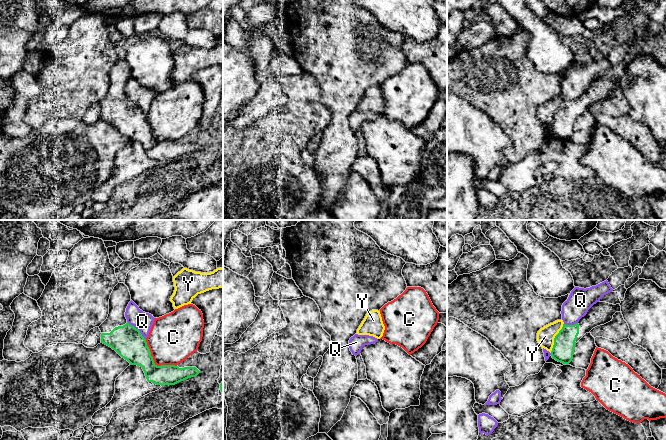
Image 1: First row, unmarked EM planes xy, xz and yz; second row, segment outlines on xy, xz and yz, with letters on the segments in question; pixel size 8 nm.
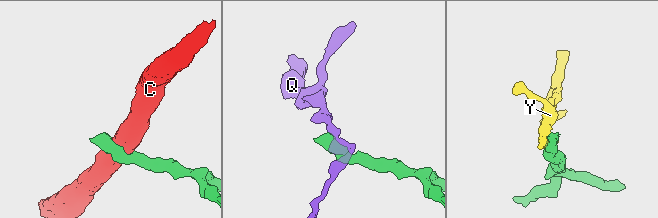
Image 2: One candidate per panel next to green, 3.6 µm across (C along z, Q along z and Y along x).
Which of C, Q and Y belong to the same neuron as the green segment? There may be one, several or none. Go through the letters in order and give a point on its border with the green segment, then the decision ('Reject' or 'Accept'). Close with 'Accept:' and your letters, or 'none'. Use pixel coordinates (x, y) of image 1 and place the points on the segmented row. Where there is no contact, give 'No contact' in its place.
C: Touches green at xy (153, 362). Reject
Q: Touches green at xy (137, 329). Reject
Y: Touches green at yz (554, 338). Reject
Accept: none

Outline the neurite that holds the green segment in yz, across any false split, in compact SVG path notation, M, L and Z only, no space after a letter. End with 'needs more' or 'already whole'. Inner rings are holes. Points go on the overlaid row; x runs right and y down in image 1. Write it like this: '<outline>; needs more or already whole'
M597 302L578 323L574 325L563 324L562 329L554 338L552 358L568 365L573 359L575 344L586 333L590 333L593 328L612 321L616 312L621 312L620 304Z; needs more

